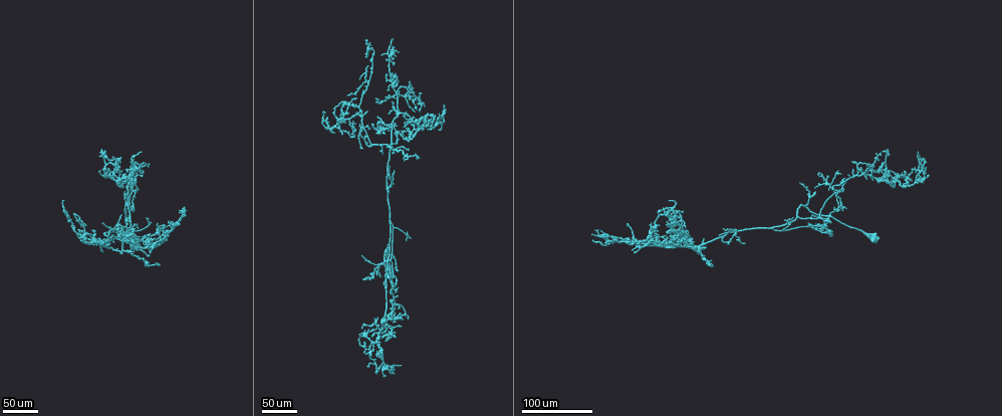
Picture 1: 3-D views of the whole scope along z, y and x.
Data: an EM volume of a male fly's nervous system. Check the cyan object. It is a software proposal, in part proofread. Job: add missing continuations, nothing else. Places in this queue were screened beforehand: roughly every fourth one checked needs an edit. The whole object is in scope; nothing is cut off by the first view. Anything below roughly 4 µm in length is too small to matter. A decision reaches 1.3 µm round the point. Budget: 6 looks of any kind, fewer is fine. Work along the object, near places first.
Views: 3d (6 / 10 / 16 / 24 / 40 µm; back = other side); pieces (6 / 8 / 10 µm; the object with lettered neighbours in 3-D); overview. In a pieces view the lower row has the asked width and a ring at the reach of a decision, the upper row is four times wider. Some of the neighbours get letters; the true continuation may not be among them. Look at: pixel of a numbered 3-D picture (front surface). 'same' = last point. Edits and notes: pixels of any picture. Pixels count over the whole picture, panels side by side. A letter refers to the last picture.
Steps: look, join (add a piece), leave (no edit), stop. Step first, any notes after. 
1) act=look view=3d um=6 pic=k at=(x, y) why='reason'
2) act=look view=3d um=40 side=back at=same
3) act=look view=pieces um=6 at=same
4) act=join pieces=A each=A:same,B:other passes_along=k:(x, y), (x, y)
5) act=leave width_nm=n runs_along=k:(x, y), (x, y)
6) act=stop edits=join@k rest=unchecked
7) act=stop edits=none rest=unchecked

act=look view=3d um=40 pic=1 at=(362, 255) why='an open end'

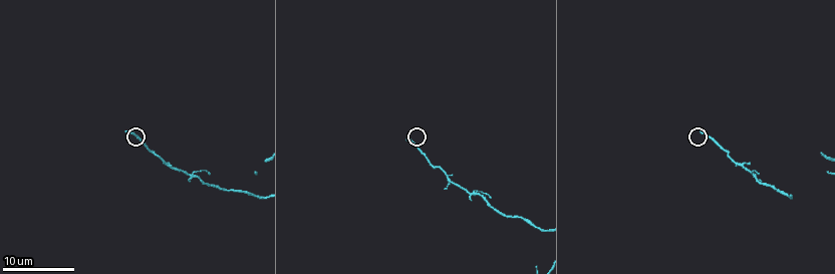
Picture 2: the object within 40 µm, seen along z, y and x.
act=look view=pieces um=6 pic=2 at=(126, 132)

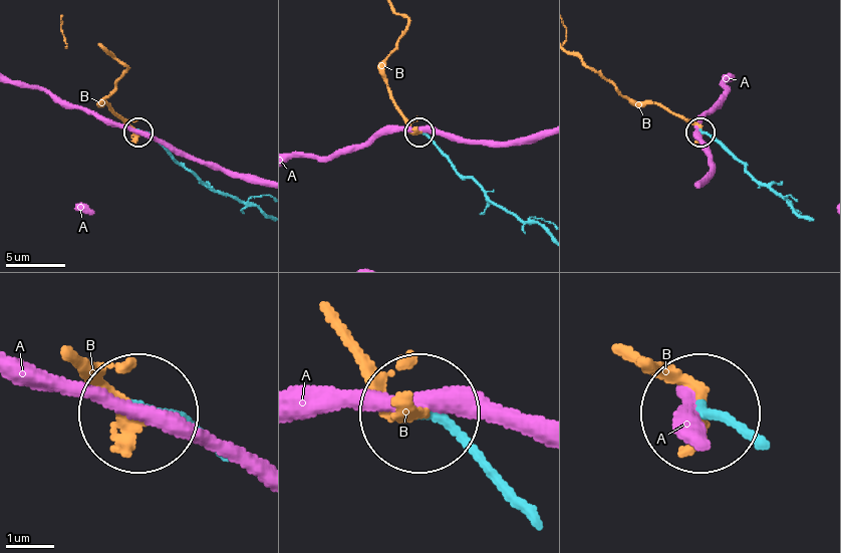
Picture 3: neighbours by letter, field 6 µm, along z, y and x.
act=join pieces=B each=A:other,B:same passes_along=3:(729, 153), (676, 113), (652, 102), (631, 101), (577, 57) found='it goes on there'

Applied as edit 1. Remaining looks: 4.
act=look view=3d um=24 pic=1 at=(683, 240) why='thin end'

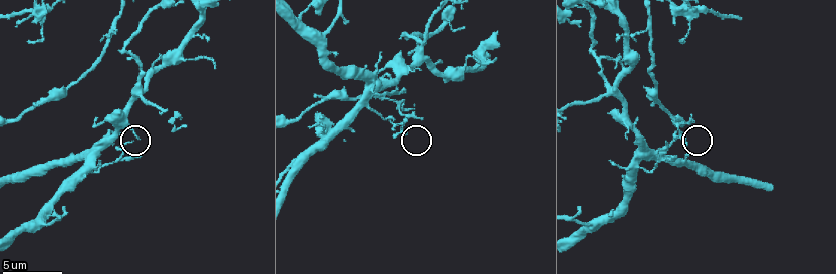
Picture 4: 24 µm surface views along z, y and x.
act=look view=pieces um=6 pic=4 at=(677, 156)

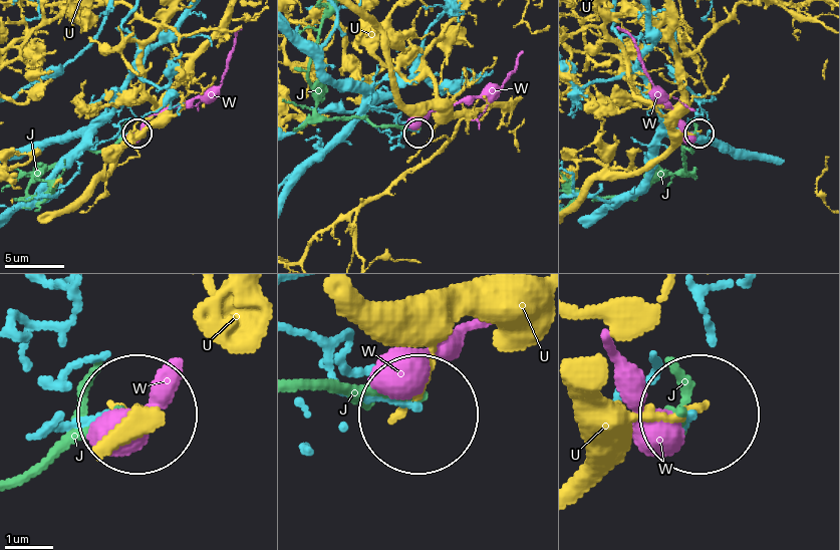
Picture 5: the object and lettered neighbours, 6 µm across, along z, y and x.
act=leave width_nm=180 each=J:other,U:other,W:other runs_along=5:(295, 43), (325, 73), (355, 82), (376, 108), (417, 131) found='none of them fits'

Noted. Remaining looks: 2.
act=look view=3d um=40 pic=1 at=(685, 225) why='an open end'

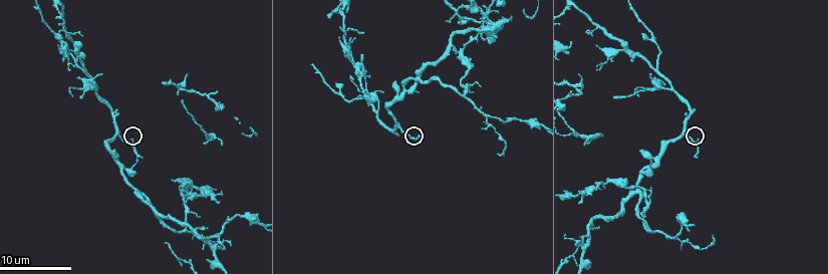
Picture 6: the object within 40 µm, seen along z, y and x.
act=look view=pieces um=6 pic=6 at=(141, 157)

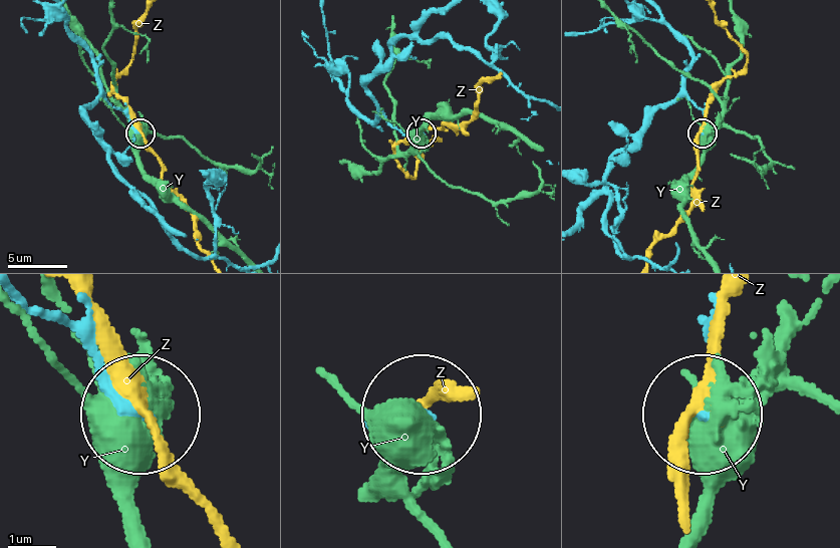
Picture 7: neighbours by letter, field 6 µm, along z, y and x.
act=leave each=Y:other,Z:other runs_along=7:(20, 302), (68, 326), (136, 406) found='none of them fits'

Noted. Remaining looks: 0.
act=stop edits=join@3 rest=unchecked

